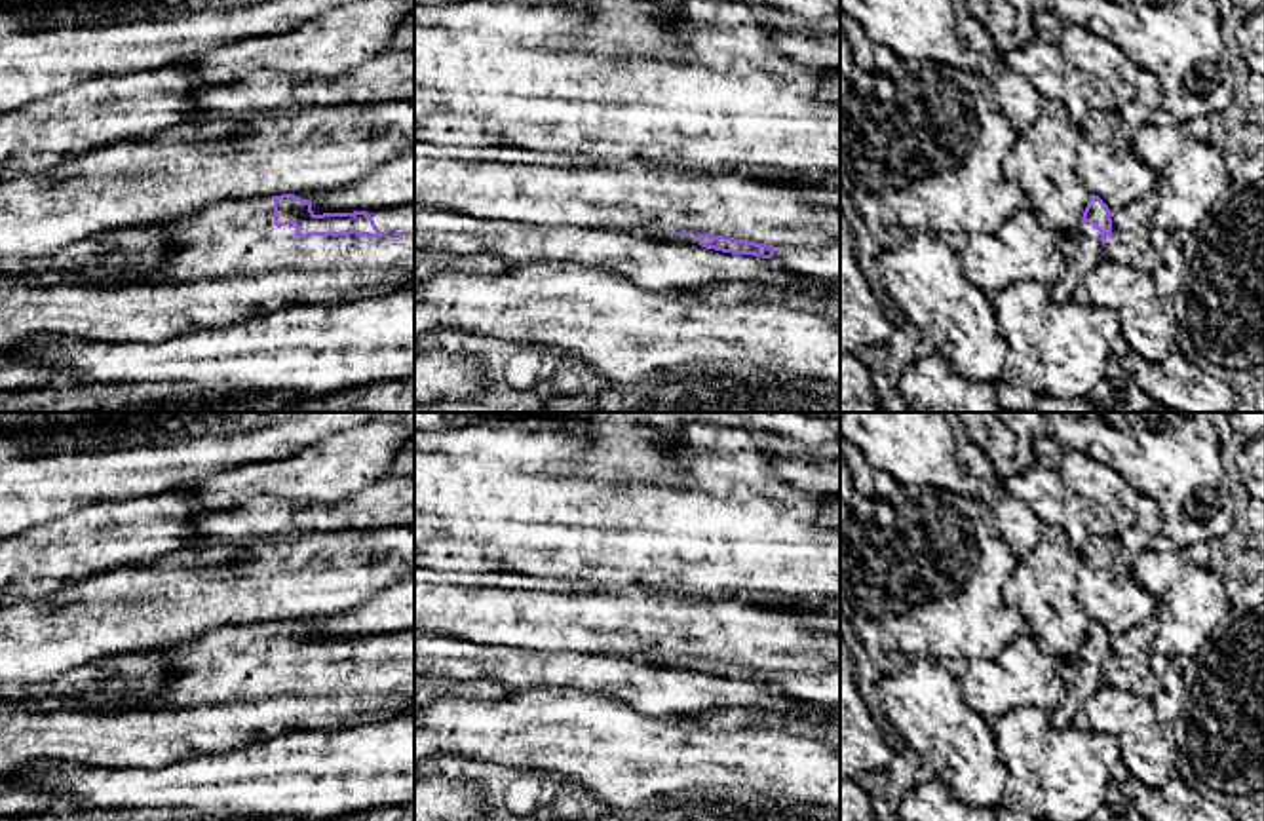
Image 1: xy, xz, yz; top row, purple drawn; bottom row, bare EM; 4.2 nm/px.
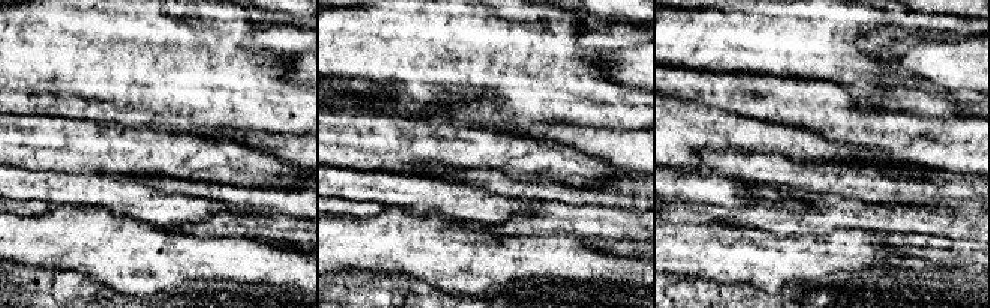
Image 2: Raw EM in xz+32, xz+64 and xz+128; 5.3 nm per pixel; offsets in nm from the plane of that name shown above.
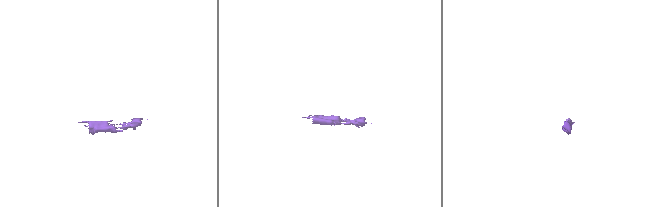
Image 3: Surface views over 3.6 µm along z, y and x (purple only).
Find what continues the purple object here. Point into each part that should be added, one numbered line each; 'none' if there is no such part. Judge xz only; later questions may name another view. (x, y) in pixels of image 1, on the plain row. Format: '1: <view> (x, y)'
1: xz (692, 664)
2: xz (823, 688)

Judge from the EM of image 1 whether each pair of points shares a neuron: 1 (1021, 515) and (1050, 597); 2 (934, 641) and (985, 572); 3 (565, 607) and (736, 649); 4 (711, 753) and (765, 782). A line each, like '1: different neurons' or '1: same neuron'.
1: different neurons
2: same neuron
3: same neuron
4: same neuron

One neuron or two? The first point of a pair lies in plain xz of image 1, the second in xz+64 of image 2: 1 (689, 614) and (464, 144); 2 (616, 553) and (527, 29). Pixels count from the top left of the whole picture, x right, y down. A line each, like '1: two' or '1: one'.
1: one
2: one

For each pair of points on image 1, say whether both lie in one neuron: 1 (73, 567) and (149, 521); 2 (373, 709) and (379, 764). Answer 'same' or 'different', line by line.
1: same
2: different

